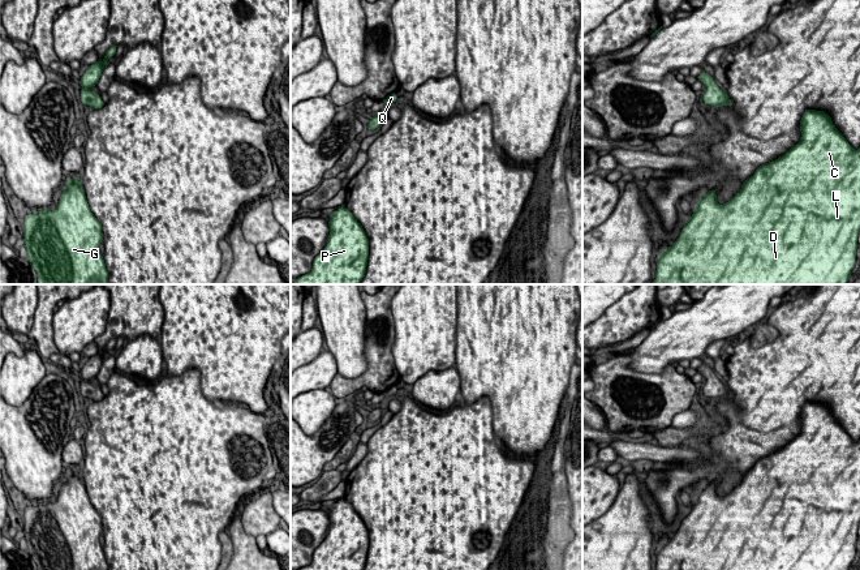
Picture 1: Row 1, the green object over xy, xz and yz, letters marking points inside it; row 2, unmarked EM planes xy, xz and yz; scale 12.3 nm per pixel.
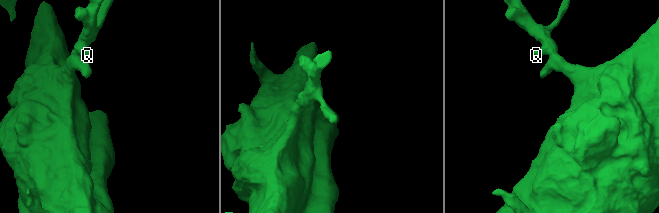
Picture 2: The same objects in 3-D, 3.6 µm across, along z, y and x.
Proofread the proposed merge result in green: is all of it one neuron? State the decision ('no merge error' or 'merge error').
no merge error

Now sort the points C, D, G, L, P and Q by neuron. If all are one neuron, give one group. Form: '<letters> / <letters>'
C D G L P Q

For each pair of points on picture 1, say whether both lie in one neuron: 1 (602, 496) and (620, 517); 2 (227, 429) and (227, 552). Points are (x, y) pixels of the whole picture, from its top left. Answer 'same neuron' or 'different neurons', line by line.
1: different neurons
2: different neurons

